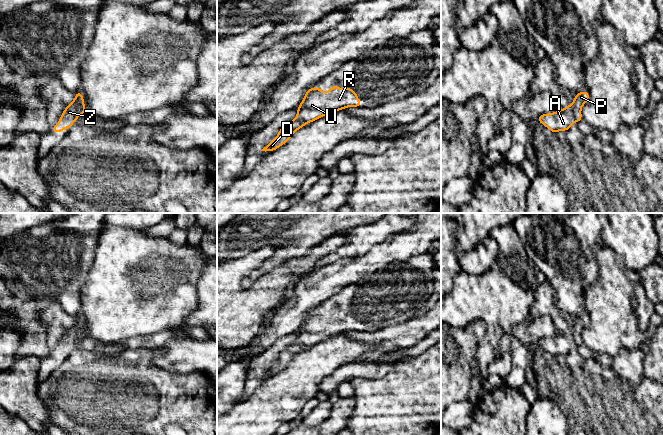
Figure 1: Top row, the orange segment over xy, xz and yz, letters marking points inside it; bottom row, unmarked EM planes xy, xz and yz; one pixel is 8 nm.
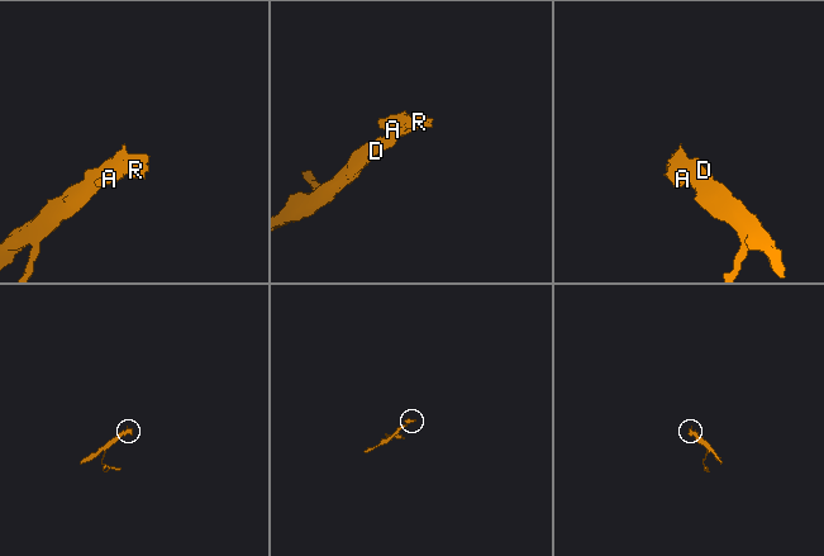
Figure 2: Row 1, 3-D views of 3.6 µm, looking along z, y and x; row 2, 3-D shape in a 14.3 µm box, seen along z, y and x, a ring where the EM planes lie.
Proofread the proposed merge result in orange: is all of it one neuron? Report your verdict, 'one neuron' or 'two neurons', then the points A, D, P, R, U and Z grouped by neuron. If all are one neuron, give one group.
one neuron; A D P R U Z

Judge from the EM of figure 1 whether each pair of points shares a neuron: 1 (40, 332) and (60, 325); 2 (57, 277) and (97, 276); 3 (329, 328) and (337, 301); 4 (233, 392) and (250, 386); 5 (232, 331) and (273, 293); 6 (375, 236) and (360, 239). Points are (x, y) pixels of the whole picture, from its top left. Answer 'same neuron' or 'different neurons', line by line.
1: different neurons
2: different neurons
3: same neuron
4: different neurons
5: same neuron
6: same neuron

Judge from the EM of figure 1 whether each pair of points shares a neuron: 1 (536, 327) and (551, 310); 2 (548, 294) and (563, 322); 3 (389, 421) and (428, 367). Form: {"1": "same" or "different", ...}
{"1": "different", "2": "same", "3": "same"}

